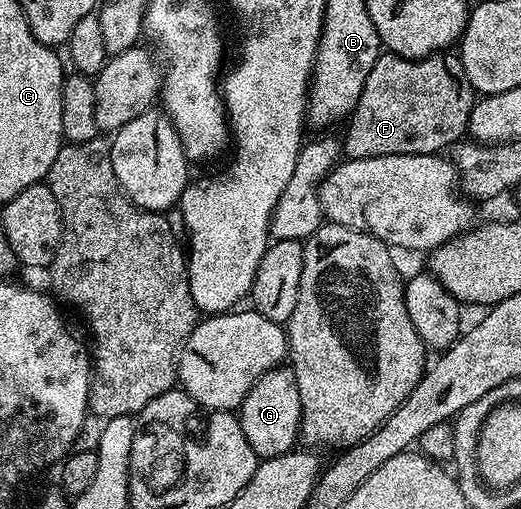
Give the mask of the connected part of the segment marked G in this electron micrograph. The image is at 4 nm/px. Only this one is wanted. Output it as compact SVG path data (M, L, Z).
M283 365L264 373L258 378L256 385L250 387L250 392L244 397L242 406L238 408L236 414L244 429L244 437L248 437L248 445L252 445L259 460L280 457L295 450L300 439L302 410L300 389L296 385L293 370Z

